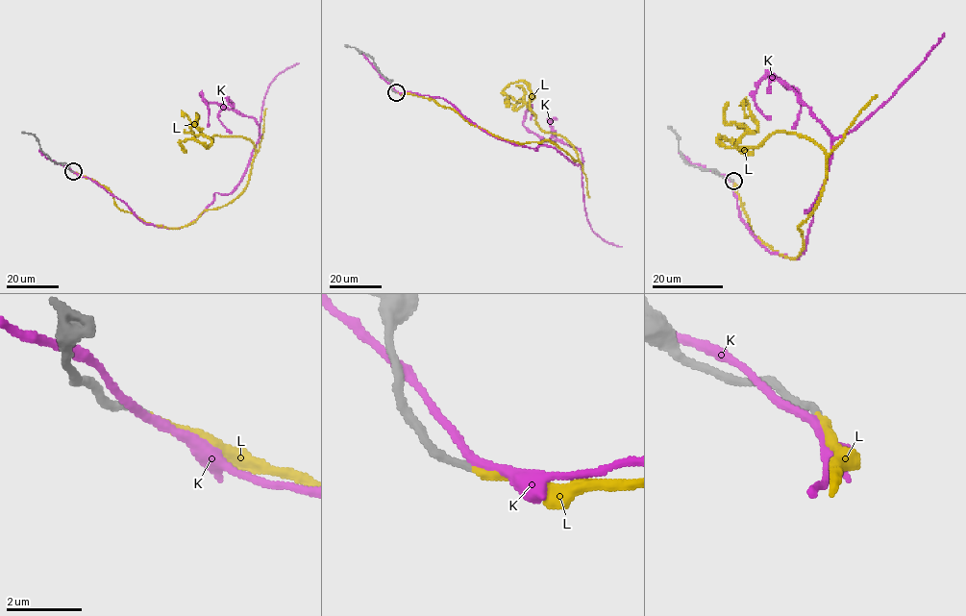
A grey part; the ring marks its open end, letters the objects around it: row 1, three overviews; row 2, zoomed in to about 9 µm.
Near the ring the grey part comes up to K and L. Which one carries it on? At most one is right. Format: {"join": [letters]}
{"join": ["L"]}

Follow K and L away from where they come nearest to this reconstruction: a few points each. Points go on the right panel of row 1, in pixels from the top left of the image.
K: (731, 181), (749, 231), (769, 252), (797, 258), (832, 142), (799, 93), (767, 75), (754, 100), (771, 117)
L: (732, 181), (753, 234), (796, 258), (825, 152), (782, 132), (757, 145), (717, 139), (754, 154)

